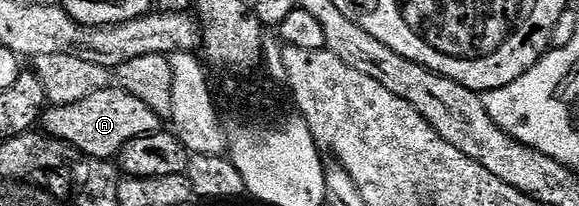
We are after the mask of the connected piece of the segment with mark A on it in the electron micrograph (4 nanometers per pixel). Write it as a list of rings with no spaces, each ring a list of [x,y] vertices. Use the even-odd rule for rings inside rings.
[[[107,87],[80,99],[75,105],[51,108],[45,114],[45,132],[87,157],[114,159],[130,140],[157,133],[163,128],[161,119],[144,102],[139,94],[127,92],[122,87]]]

